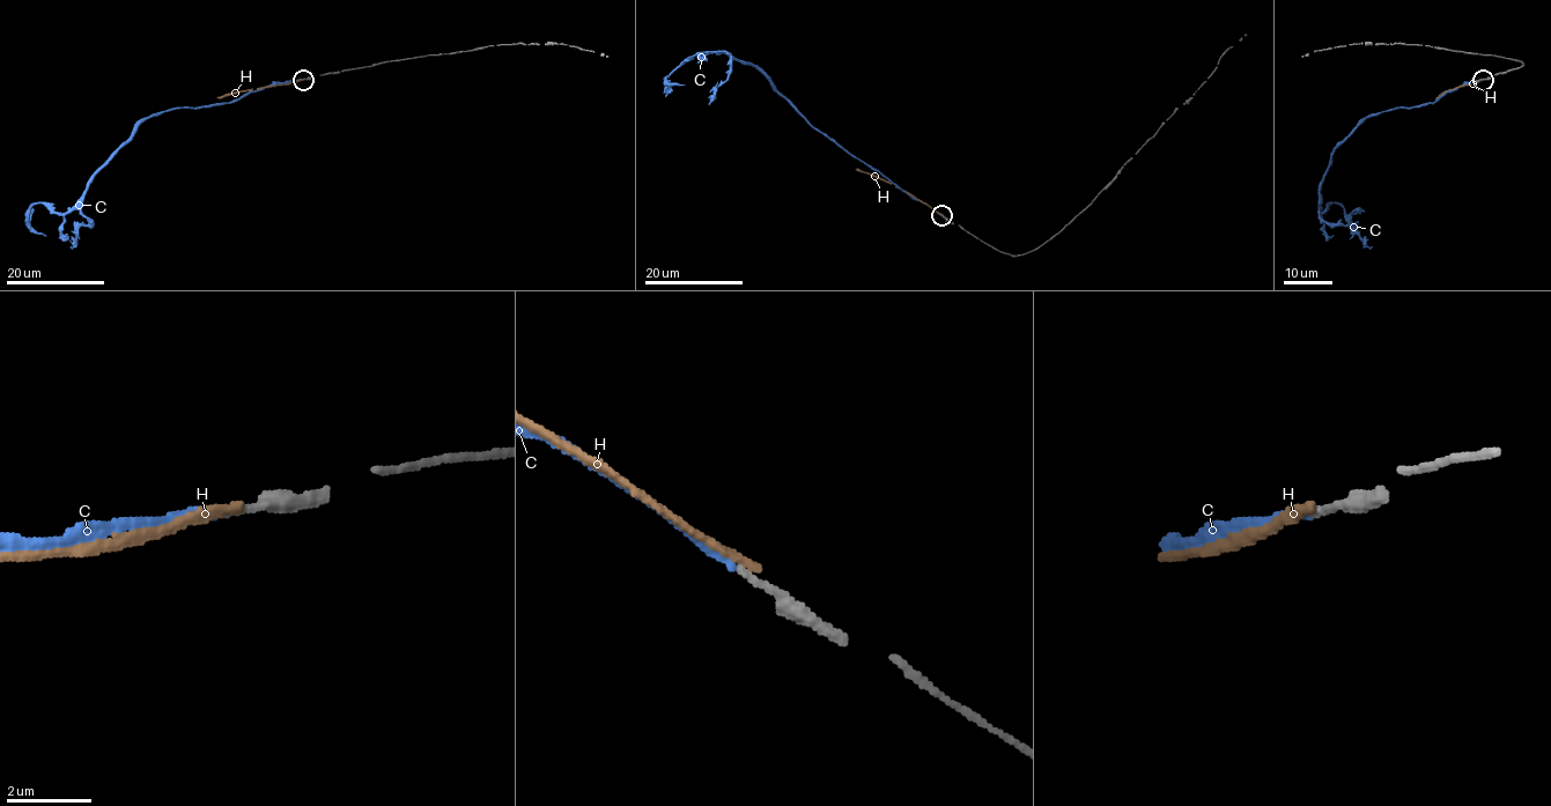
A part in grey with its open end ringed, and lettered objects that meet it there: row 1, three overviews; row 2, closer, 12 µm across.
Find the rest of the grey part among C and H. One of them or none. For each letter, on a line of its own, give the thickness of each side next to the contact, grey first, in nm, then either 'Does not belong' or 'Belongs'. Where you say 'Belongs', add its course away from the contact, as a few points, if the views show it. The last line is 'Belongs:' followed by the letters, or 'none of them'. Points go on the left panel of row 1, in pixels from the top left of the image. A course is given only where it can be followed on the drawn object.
C: Thickness 180 nm (grey) against 220 nm. Belongs. Its course: (302, 79), (272, 82), (230, 102), (150, 115), (67, 212), (42, 202), (29, 209), (28, 222), (46, 236)
H: Thickness 190 nm (grey) against 280 nm. Does not belong
Belongs: C

